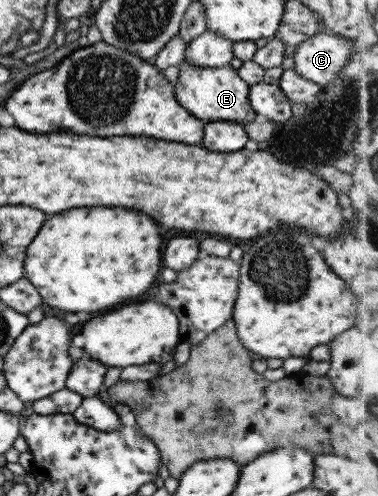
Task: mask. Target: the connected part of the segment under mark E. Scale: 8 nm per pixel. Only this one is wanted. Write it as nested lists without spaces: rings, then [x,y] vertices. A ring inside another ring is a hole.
[[[184,60],[178,66],[179,77],[175,84],[175,96],[178,103],[185,107],[194,117],[205,123],[216,120],[232,120],[242,125],[250,123],[257,113],[252,109],[248,99],[249,85],[242,80],[231,65],[226,67],[196,67]]]

